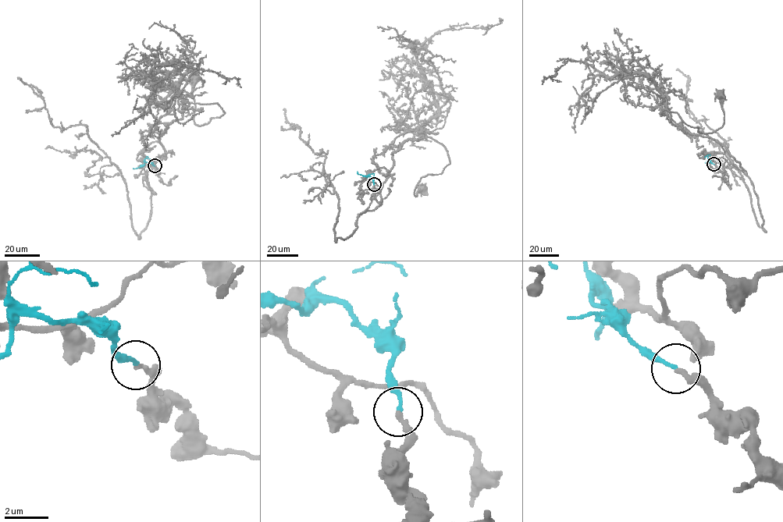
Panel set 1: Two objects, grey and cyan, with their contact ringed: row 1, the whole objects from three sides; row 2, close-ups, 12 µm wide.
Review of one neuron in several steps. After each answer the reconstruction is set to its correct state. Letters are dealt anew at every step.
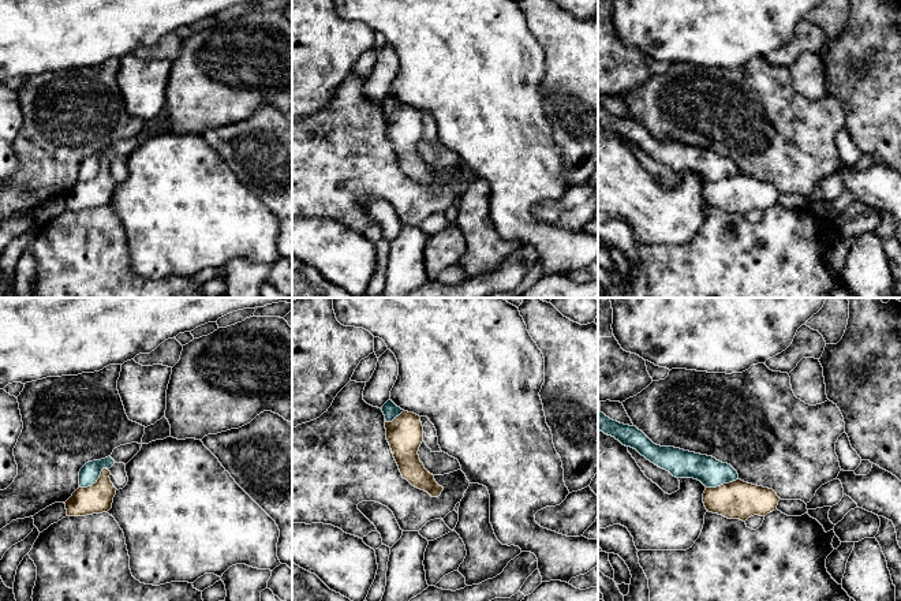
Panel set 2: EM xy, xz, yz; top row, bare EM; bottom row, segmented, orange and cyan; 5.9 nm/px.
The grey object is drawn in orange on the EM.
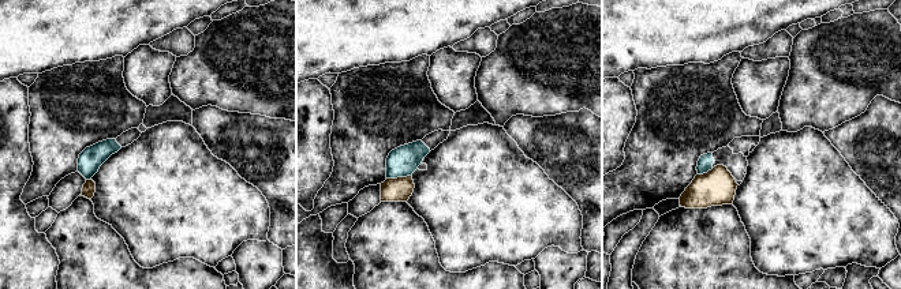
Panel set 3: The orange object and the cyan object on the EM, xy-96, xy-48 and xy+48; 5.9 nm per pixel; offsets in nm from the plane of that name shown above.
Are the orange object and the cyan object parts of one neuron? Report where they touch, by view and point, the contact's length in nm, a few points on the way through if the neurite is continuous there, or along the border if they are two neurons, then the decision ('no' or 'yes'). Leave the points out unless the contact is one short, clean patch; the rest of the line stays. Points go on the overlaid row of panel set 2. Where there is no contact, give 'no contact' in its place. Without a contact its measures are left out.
xy (97, 481) | 200 nm | along xy (108, 469), (104, 469), (100, 477), (90, 485), (79, 486) | no

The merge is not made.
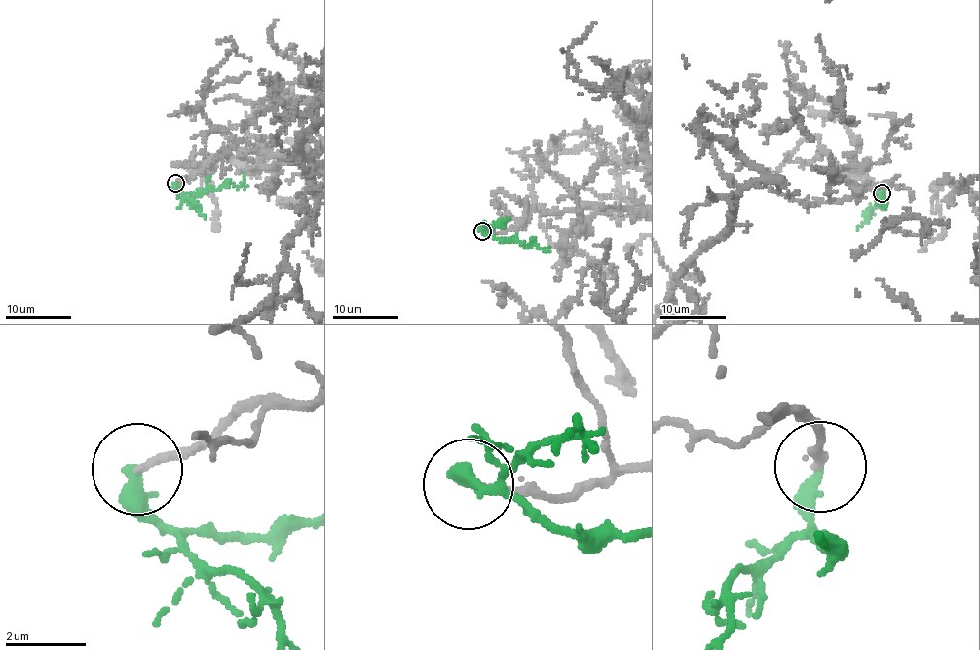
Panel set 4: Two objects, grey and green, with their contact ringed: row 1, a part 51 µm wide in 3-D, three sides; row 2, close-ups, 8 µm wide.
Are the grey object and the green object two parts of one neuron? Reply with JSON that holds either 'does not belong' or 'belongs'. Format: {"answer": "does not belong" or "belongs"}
{"answer": "does not belong"}

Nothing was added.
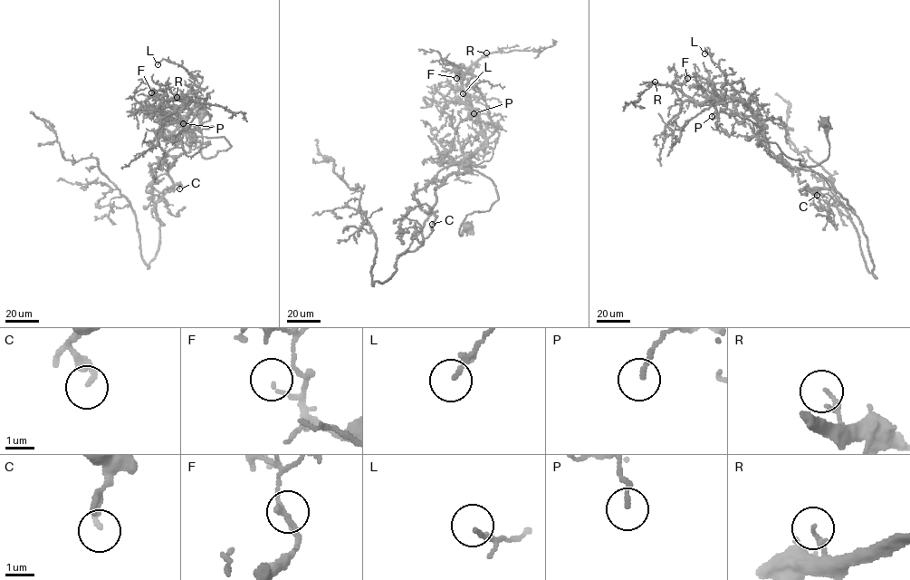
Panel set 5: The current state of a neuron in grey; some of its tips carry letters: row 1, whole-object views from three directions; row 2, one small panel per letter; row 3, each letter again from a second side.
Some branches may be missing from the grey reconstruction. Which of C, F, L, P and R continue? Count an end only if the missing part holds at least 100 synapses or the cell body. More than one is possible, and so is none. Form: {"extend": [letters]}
{"extend": []}

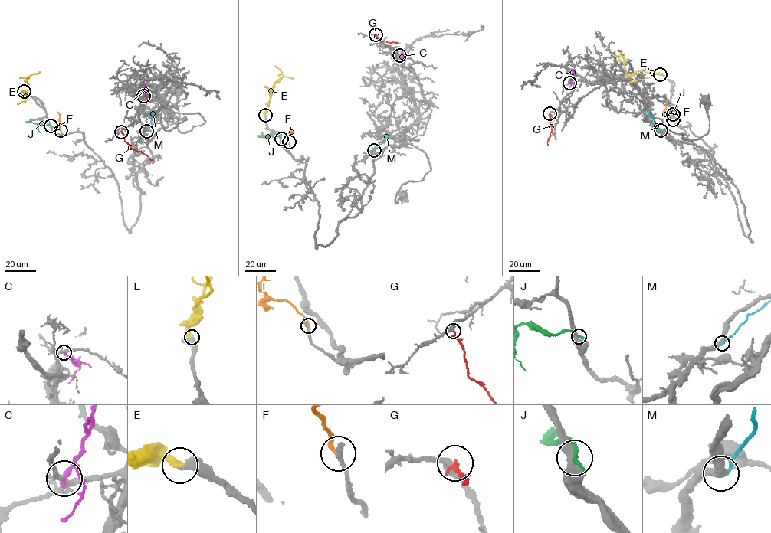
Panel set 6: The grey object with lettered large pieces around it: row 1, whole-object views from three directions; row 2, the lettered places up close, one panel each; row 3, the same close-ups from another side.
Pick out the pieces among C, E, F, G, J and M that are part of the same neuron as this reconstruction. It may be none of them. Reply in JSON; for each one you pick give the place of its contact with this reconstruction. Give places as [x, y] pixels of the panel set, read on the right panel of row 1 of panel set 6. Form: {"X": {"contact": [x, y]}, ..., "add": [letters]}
{"E": {"contact": [660, 74]}, "add": ["E"]}

